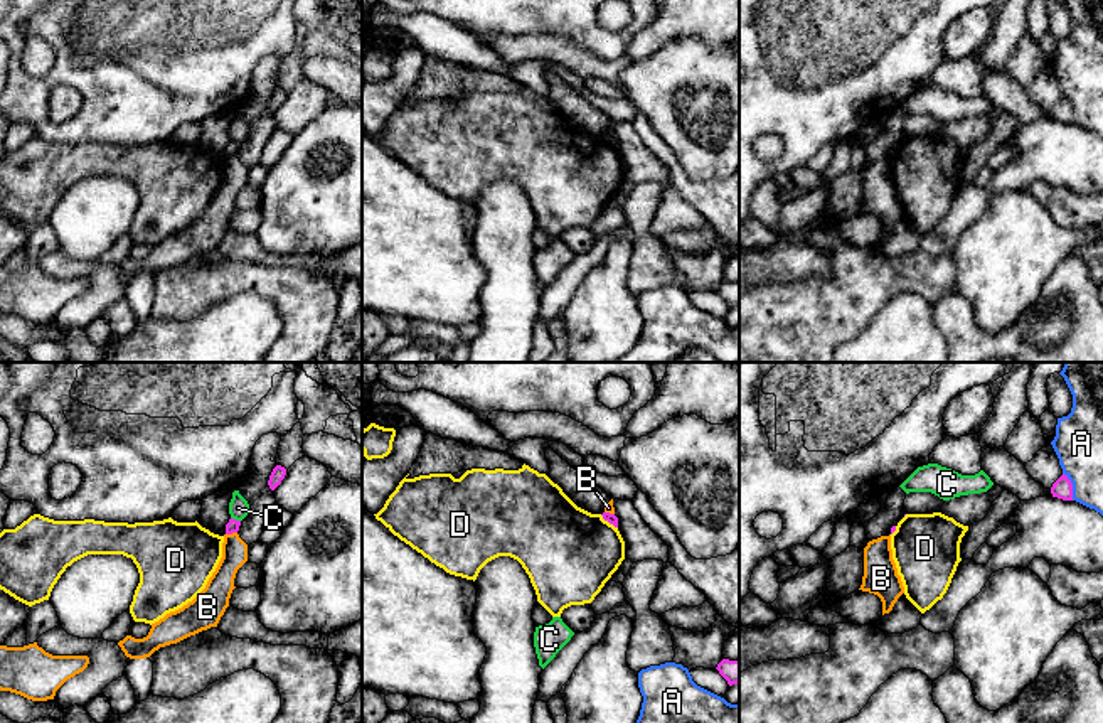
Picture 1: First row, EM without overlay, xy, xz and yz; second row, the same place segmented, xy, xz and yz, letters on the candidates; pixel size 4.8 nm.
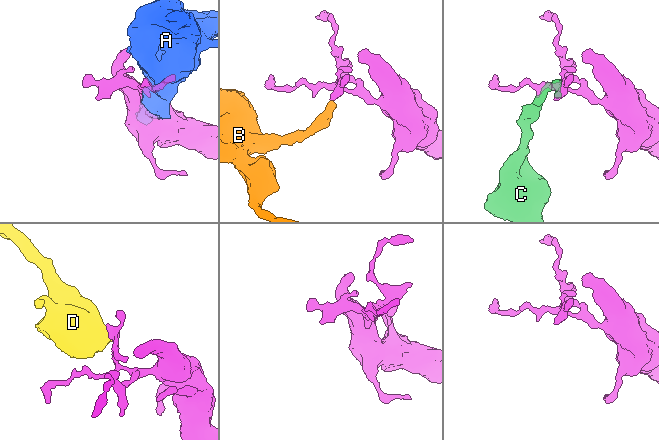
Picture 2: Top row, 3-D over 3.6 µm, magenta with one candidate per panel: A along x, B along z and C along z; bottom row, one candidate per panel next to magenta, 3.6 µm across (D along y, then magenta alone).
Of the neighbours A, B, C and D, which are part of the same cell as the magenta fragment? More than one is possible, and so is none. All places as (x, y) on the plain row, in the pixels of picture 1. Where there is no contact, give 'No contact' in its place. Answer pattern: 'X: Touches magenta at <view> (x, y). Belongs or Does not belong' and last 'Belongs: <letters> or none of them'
A: Touches magenta at yz (1071, 108). Does not belong
B: Touches magenta at xy (231, 155). Does not belong
C: Touches magenta at xy (234, 142). Does not belong
D: Touches magenta at xz (608, 144). Does not belong
Belongs: none of them

